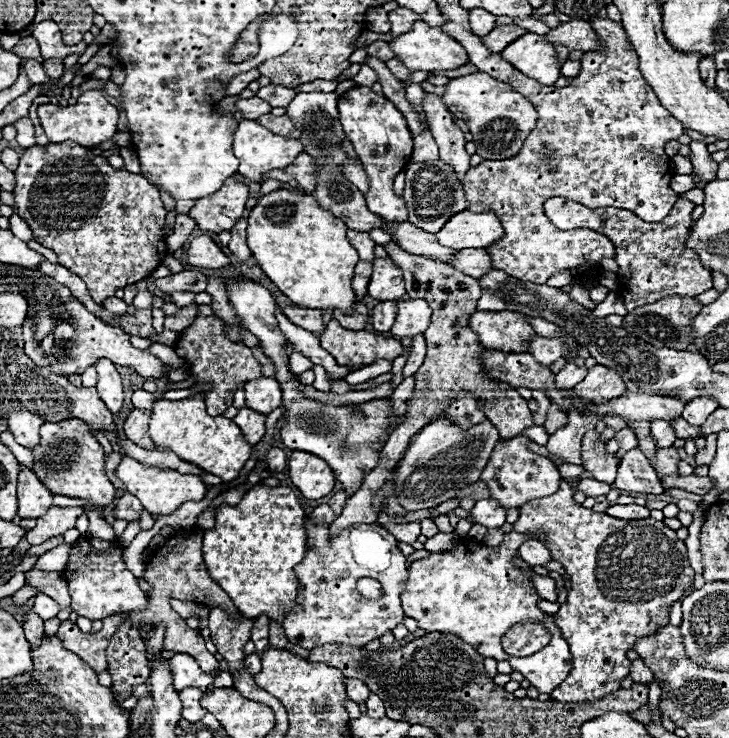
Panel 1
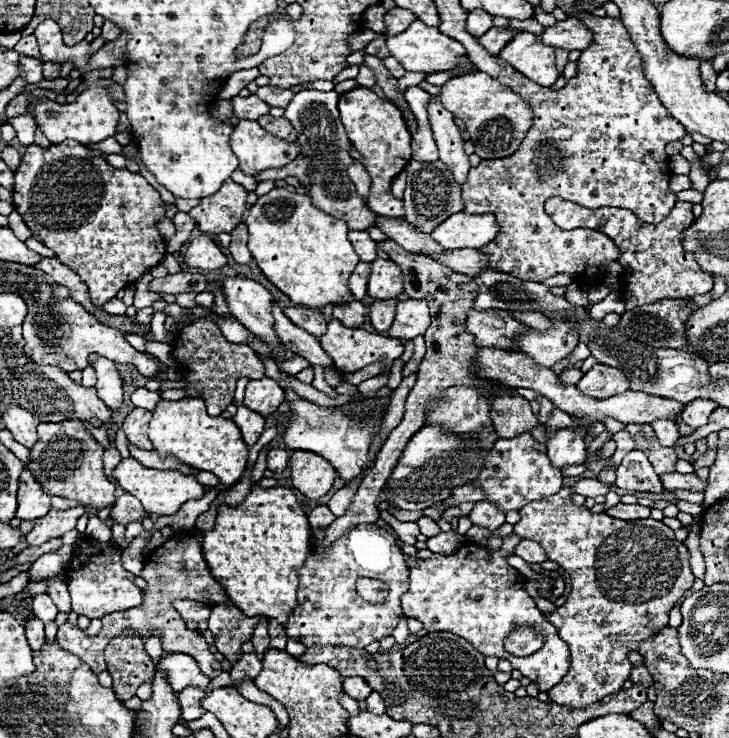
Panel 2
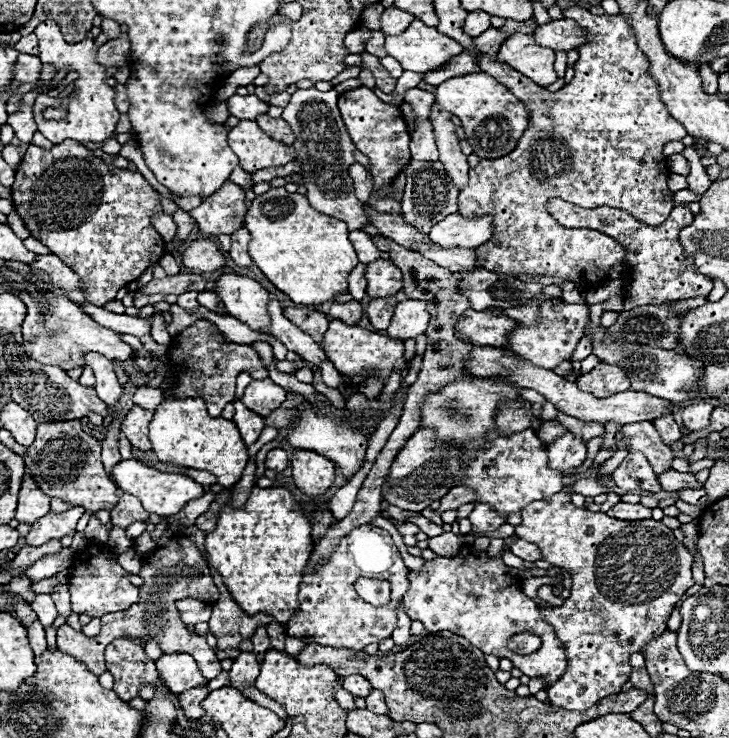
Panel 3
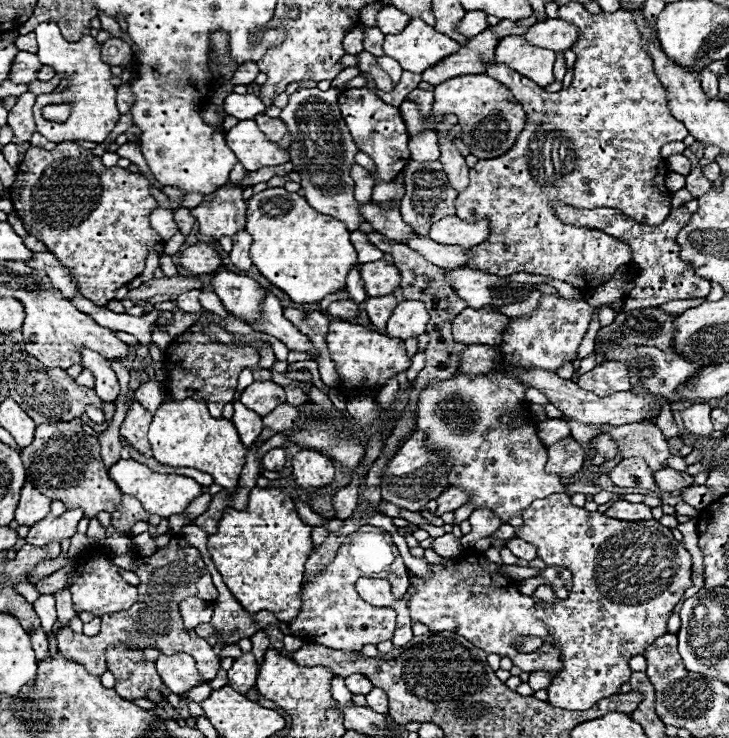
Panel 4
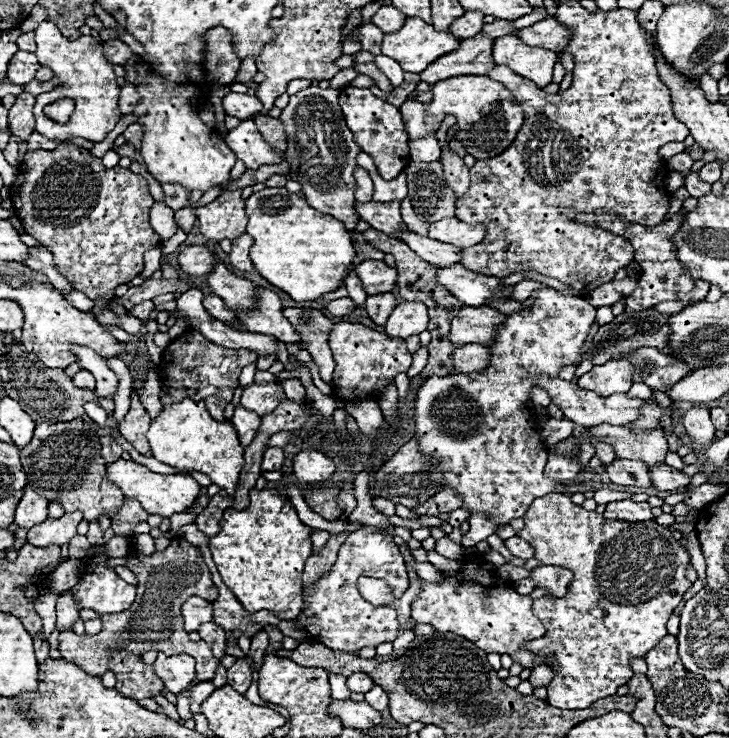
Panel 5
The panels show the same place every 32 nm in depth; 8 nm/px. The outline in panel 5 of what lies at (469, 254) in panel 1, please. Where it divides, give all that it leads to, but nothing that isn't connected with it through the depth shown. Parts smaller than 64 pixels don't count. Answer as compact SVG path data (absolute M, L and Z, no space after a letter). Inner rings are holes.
M400 230L398 238L410 246L422 260L436 266L452 266L458 262L460 248L452 248L448 244L440 244L428 236L418 236L410 230Z

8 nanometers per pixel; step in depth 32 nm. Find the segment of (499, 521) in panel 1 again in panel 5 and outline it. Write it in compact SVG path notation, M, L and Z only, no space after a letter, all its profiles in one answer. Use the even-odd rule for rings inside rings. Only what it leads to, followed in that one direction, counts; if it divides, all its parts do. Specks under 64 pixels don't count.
M474 514L468 518L470 522L470 532L462 536L462 546L468 548L468 546L476 546L478 542L486 540L490 534L496 532L496 524L490 522L486 516L482 514Z

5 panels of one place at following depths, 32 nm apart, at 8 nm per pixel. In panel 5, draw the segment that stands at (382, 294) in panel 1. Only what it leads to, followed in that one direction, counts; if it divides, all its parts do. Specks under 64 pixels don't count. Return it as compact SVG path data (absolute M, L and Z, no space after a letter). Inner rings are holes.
M364 260L358 266L354 266L358 272L362 286L366 294L382 294L382 292L392 292L398 282L396 268L390 268L382 260Z

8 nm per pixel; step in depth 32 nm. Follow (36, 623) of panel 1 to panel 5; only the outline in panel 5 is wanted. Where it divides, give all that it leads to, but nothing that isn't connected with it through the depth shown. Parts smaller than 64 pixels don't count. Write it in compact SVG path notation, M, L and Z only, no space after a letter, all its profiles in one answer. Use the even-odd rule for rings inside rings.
M34 638L34 650L36 650L38 662L44 662L50 658L50 648L48 648L48 642L44 638Z

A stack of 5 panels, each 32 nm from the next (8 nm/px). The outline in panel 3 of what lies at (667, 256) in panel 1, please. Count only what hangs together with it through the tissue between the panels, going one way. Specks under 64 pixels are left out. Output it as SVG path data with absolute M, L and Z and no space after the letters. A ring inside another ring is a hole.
M554 198L548 202L548 212L566 228L592 228L600 230L614 240L618 240L622 246L626 246L628 256L626 256L626 280L630 284L626 298L624 298L624 310L634 310L638 306L656 306L664 302L674 302L674 300L686 300L686 298L696 298L696 296L708 296L712 290L712 280L708 276L702 276L696 272L696 266L692 258L682 256L682 246L678 242L678 234L684 226L692 222L692 212L688 204L676 206L666 222L660 226L648 226L640 224L636 218L632 218L628 212L618 210L618 208L580 208L570 202L564 202L560 198Z

